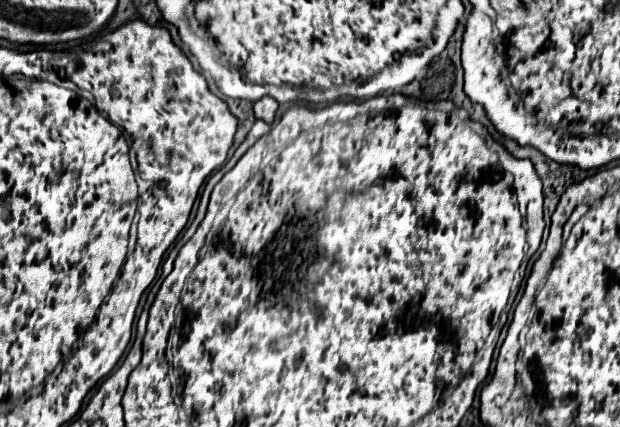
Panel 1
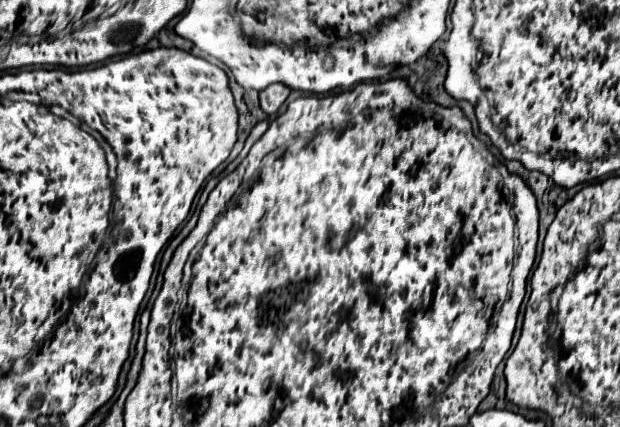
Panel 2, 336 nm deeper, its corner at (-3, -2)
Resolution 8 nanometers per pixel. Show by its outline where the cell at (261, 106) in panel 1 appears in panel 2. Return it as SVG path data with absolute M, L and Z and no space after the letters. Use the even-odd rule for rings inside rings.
M272 84L264 92L260 92L260 108L266 114L276 114L278 108L288 98L288 94L290 94L288 86L284 86L284 84Z

